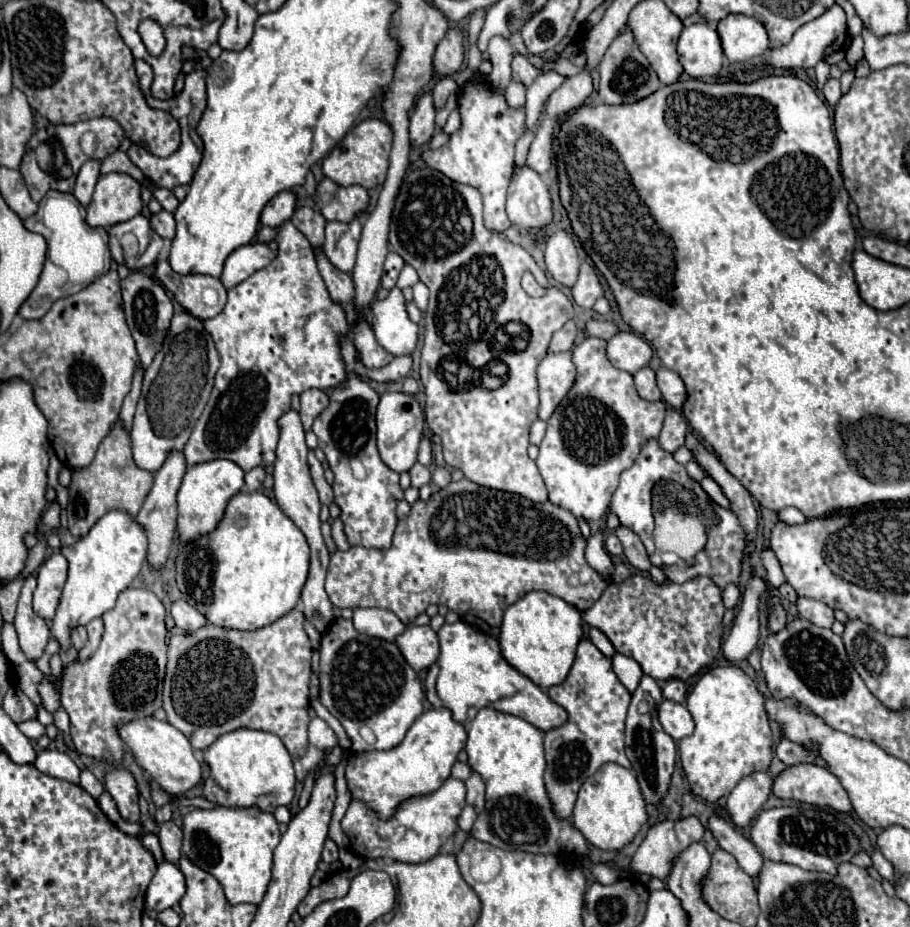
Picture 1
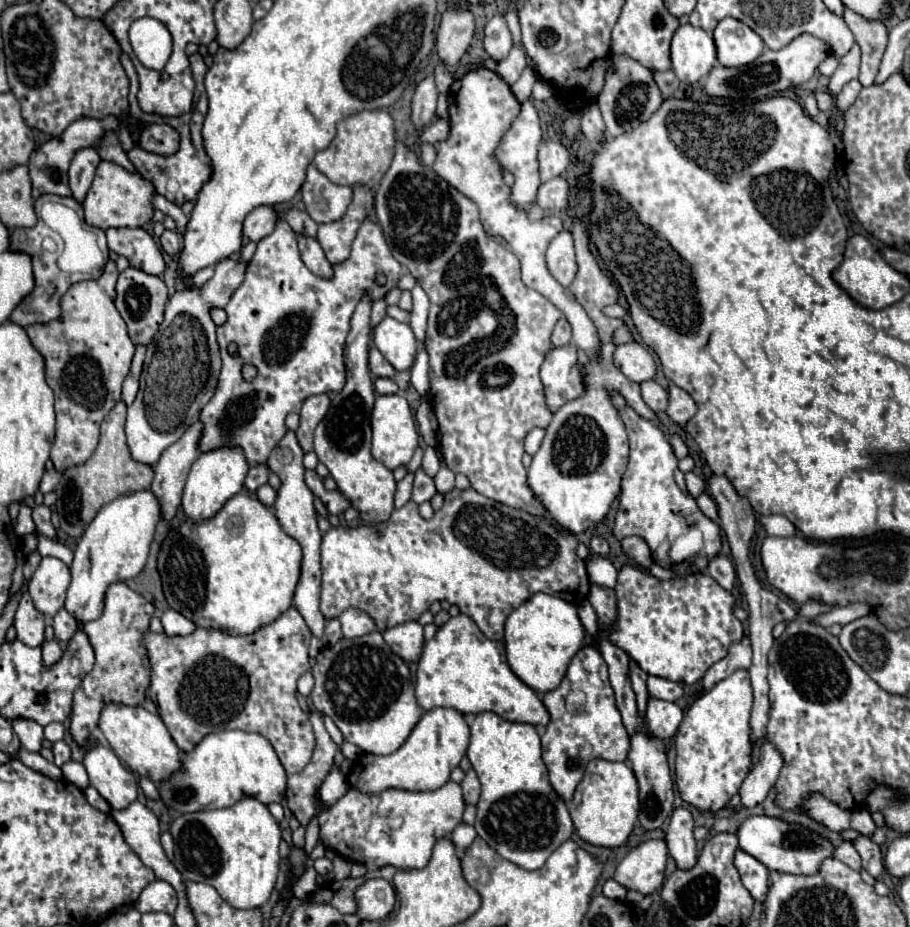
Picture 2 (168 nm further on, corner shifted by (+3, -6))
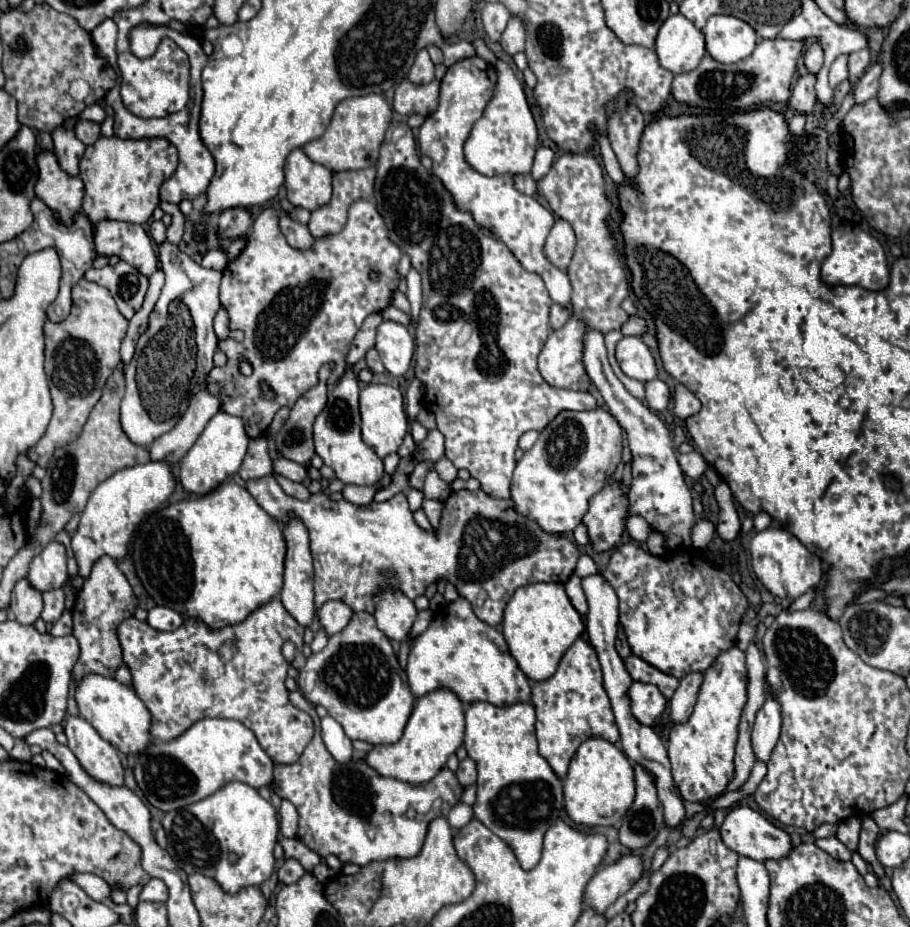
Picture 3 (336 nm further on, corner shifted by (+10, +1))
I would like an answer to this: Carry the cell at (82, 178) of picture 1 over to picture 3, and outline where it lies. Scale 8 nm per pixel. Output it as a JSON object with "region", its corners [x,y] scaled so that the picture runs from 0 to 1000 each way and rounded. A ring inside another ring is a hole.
{"region":[[[63,137],[63,141],[58,141],[58,156],[60,156],[60,167],[67,182],[74,189],[85,191],[87,174],[89,174],[89,167],[93,165],[93,156],[82,148],[78,139],[71,139],[71,137]]]}

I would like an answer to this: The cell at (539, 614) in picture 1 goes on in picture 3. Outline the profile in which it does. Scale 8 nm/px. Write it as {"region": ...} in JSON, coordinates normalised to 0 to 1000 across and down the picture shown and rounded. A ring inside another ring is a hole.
{"region":[[[586,629],[570,633],[555,655],[551,674],[559,704],[584,735],[603,732],[610,726],[619,704],[641,683],[641,679],[641,666],[632,659],[619,631],[614,629]]]}

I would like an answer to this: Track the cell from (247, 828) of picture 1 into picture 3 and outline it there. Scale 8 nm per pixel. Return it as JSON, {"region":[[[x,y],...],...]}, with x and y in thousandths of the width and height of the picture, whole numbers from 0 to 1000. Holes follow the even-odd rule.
{"region":[[[254,843],[232,860],[181,877],[179,894],[184,899],[184,920],[203,942],[221,942],[236,948],[252,965],[269,957],[289,955],[300,937],[300,914],[307,901],[304,877],[282,851]]]}

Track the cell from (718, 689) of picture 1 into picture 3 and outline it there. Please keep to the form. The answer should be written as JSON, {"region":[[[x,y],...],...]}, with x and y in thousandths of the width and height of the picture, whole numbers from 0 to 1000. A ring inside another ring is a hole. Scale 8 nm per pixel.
{"region":[[[803,698],[792,704],[784,720],[775,724],[775,732],[759,773],[753,780],[740,782],[735,791],[735,819],[742,849],[753,864],[781,866],[792,860],[808,836],[808,802],[814,767],[821,758],[821,722],[819,704]]]}

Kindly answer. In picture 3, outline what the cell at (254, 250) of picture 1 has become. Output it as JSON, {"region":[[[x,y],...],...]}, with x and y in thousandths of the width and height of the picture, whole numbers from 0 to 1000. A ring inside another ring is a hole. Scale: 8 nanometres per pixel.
{"region":[[[184,258],[173,266],[173,271],[175,271],[175,282],[179,286],[179,294],[181,294],[181,310],[173,323],[170,333],[166,335],[162,357],[151,368],[148,385],[137,400],[140,420],[133,433],[133,461],[144,474],[144,478],[155,480],[155,482],[164,482],[173,471],[188,465],[195,458],[195,454],[201,450],[210,426],[221,420],[221,407],[225,407],[227,400],[234,396],[234,381],[238,374],[238,361],[234,357],[234,342],[243,331],[241,305],[243,305],[245,292],[221,288],[210,277],[195,271],[195,264],[186,262]]]}

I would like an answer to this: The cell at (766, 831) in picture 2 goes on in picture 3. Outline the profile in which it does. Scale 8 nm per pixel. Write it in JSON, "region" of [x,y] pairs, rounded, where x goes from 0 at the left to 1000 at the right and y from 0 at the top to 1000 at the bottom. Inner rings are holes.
{"region":[[[808,868],[803,871],[803,875],[799,877],[795,890],[792,890],[792,905],[795,909],[805,916],[812,922],[832,927],[832,929],[843,929],[843,927],[860,927],[863,922],[867,922],[867,918],[871,916],[869,903],[854,890],[849,890],[847,886],[843,886],[836,877],[827,875],[825,871],[816,871],[816,868]]]}

